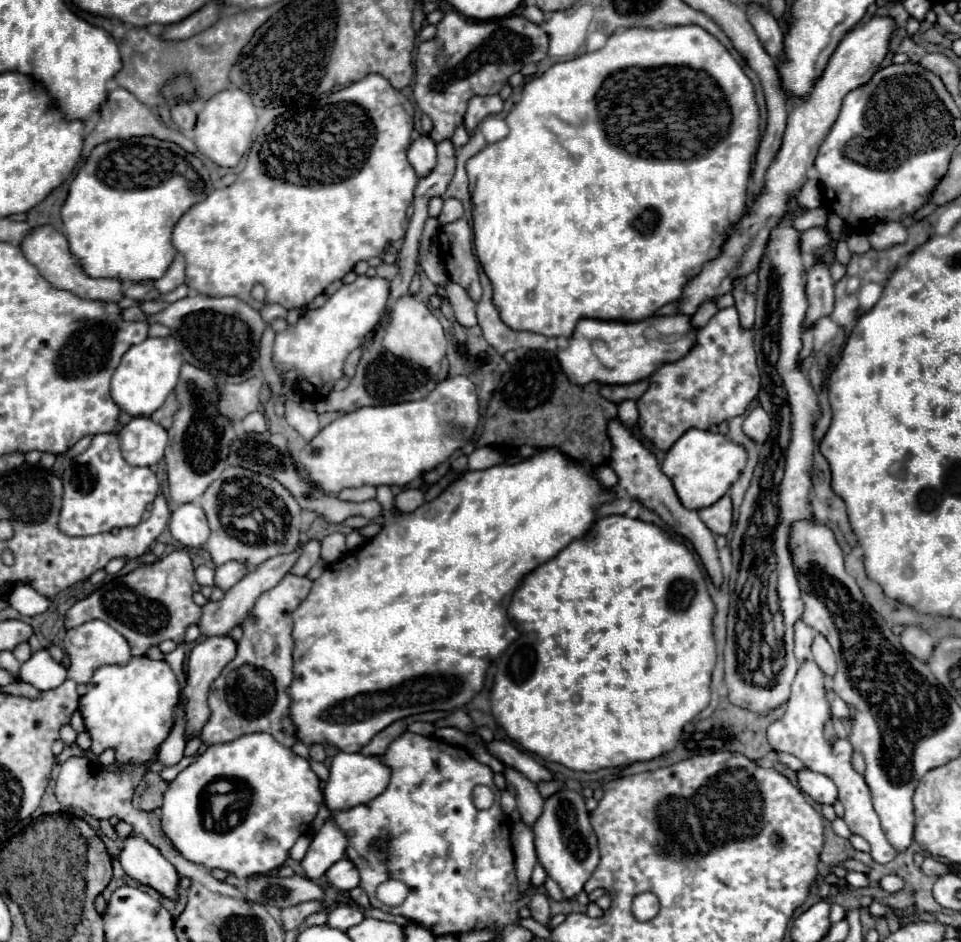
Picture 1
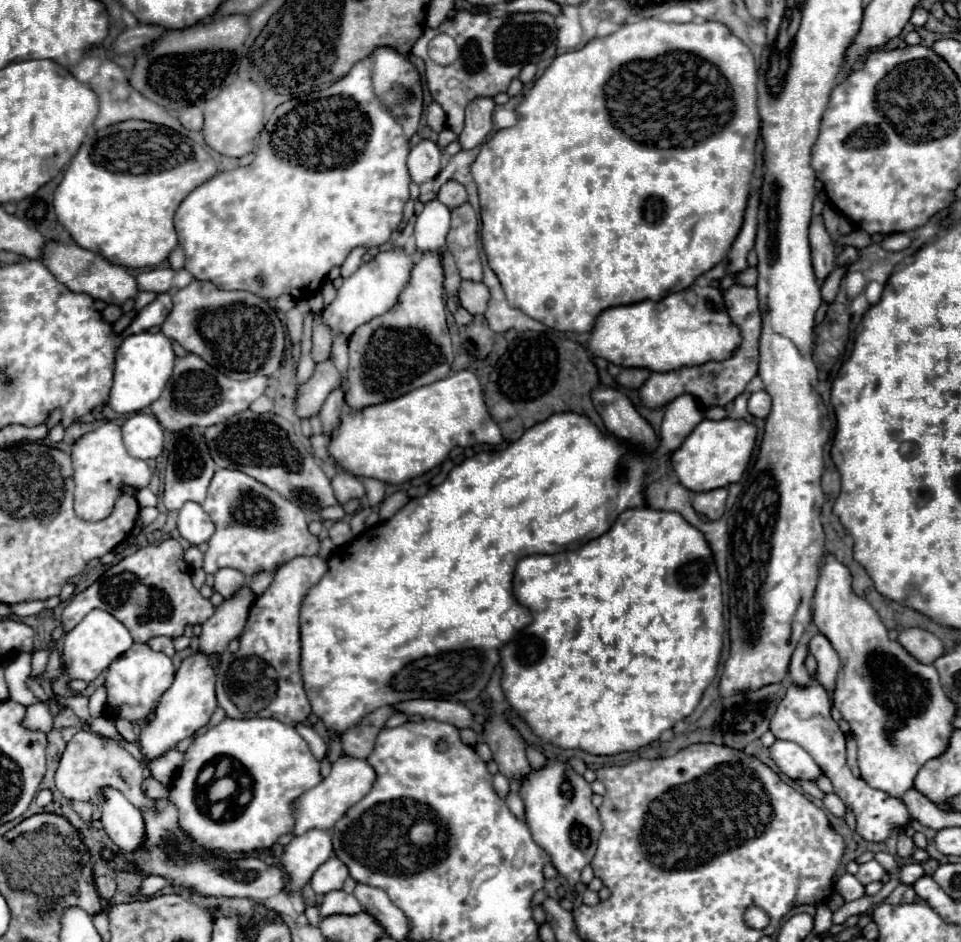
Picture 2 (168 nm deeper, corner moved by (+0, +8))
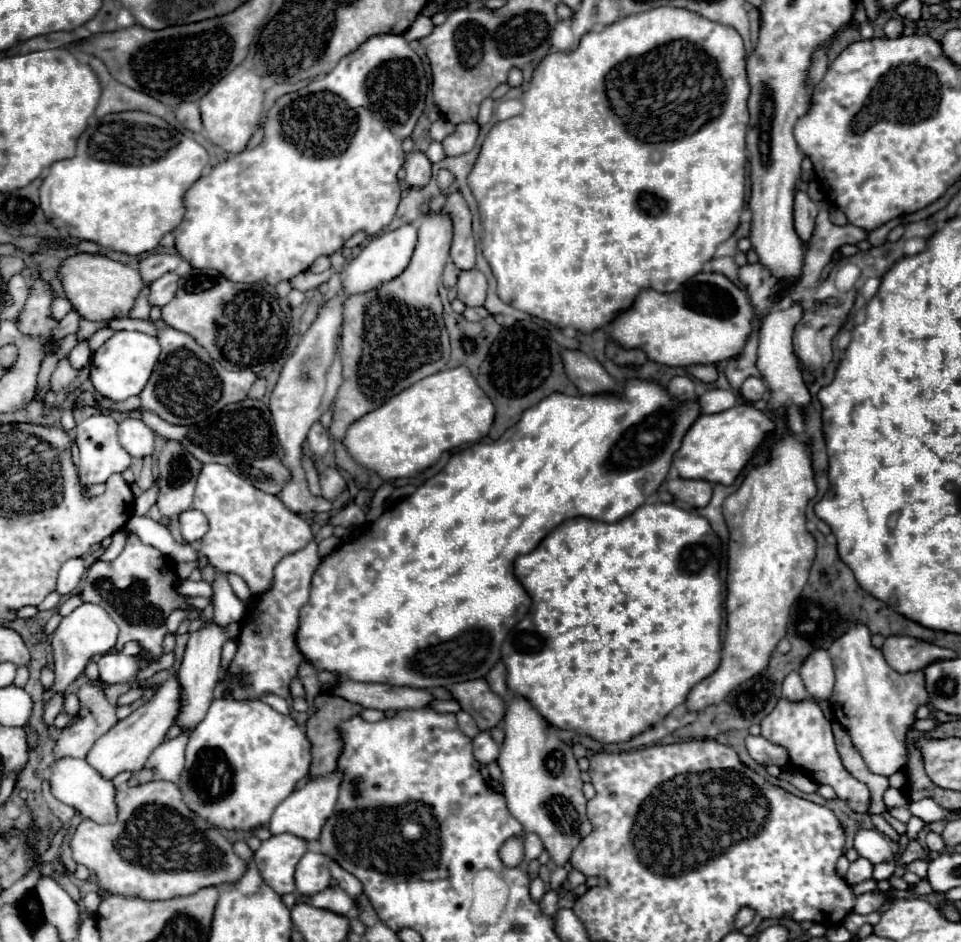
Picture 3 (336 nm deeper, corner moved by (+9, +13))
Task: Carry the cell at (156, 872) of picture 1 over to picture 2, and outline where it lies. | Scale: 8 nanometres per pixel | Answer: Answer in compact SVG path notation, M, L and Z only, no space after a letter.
M105 790L105 800L99 804L105 824L105 832L109 838L125 852L131 854L131 850L139 850L143 846L143 814L125 800L125 796L117 790Z

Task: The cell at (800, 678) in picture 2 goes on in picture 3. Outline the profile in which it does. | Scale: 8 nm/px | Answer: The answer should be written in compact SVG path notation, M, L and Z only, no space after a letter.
M790 673L784 679L784 683L782 683L782 697L786 697L788 701L794 701L794 703L810 699L810 695L806 693L806 687L804 687L804 683L802 683L798 673Z

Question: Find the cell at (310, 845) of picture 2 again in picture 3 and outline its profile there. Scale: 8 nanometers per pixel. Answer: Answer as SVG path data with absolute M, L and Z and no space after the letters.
M274 835L260 843L254 853L258 871L266 885L278 895L294 893L294 869L300 857L308 851L308 843L296 835Z

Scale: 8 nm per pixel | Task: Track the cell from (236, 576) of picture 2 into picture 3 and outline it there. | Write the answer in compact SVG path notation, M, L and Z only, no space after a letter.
M220 573L220 577L216 579L216 583L212 583L214 587L214 623L216 625L230 625L234 621L240 621L246 613L244 603L234 595L228 579L224 573Z

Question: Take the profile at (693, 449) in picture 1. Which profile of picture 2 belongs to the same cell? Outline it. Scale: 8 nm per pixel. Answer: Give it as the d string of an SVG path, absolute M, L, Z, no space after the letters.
M703 418L693 428L693 432L683 440L683 444L671 454L671 464L679 482L695 494L739 482L751 458L755 436L757 436L757 428L753 424L747 424L745 420L723 418L719 422L713 422Z

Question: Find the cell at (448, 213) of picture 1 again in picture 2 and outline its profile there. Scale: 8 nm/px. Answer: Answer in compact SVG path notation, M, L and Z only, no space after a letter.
M445 182L439 190L439 202L443 202L449 210L453 210L455 206L461 206L463 202L467 202L467 192L459 182Z

